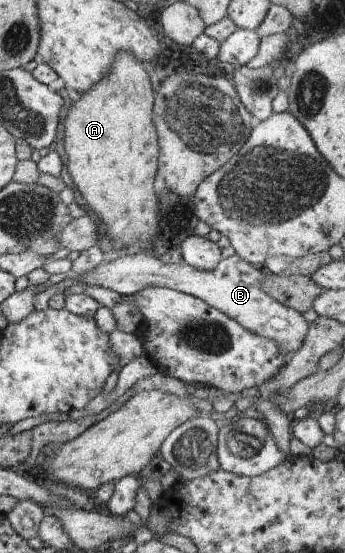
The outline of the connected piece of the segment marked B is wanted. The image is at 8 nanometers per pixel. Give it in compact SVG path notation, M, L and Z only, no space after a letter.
M142 251L133 255L123 255L111 262L103 261L97 269L83 275L74 275L74 279L82 285L111 289L120 296L135 295L147 286L157 286L169 287L199 297L207 305L217 308L243 325L245 329L273 341L283 355L291 357L304 346L310 323L306 321L304 313L275 301L263 291L265 274L264 268L249 264L237 254L222 258L215 269L201 271L183 260L179 263L165 263L154 256L149 257Z

